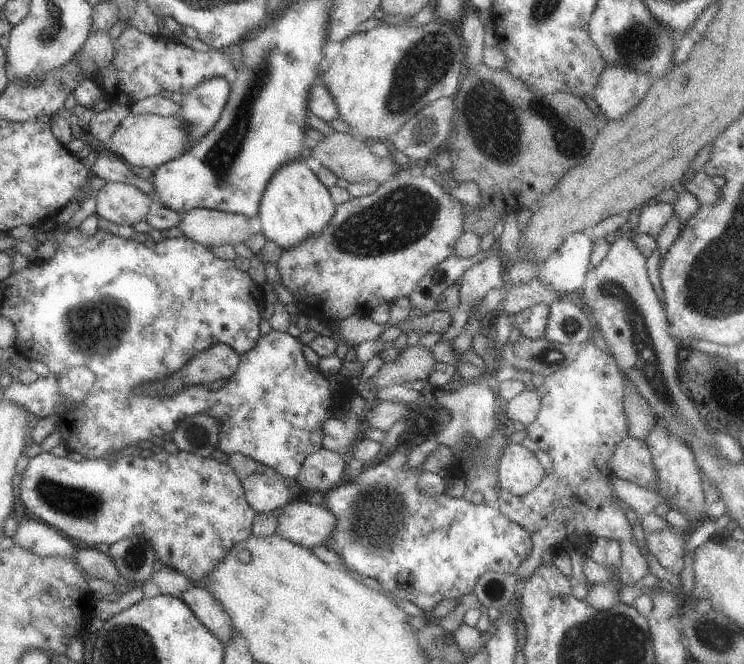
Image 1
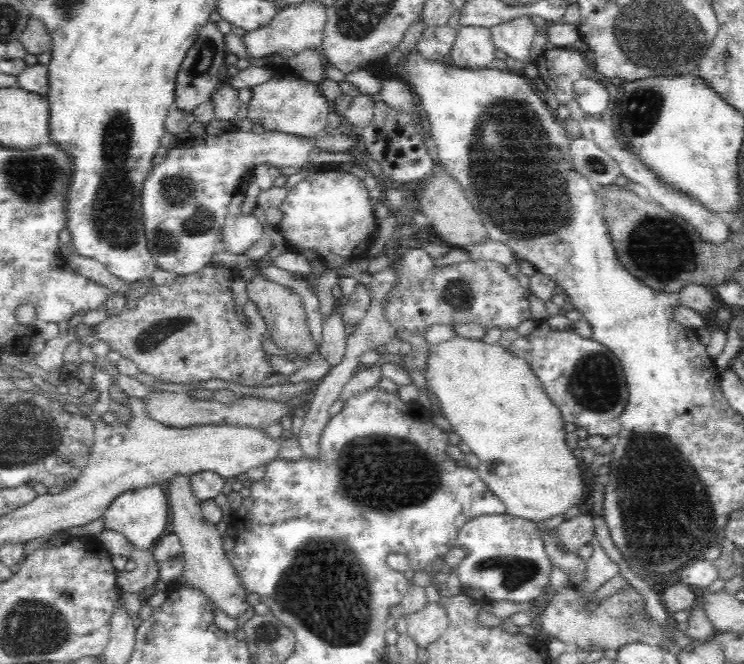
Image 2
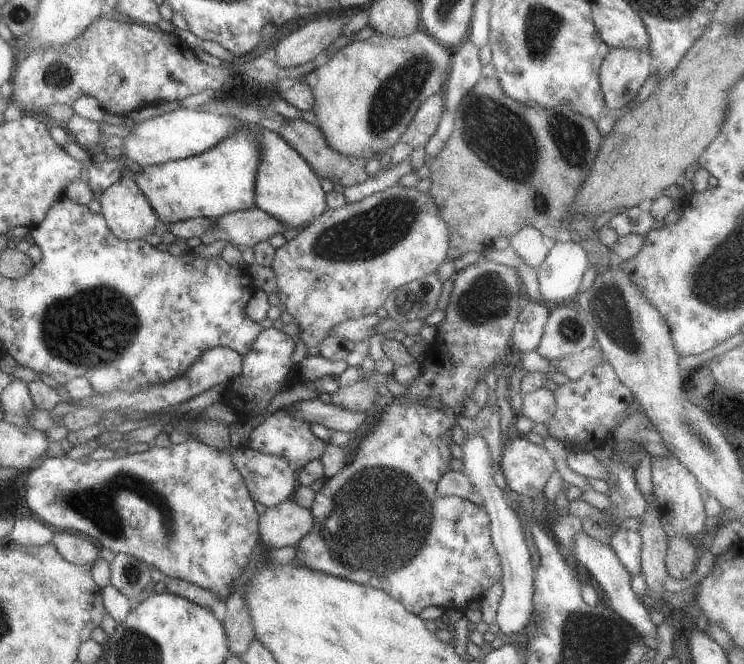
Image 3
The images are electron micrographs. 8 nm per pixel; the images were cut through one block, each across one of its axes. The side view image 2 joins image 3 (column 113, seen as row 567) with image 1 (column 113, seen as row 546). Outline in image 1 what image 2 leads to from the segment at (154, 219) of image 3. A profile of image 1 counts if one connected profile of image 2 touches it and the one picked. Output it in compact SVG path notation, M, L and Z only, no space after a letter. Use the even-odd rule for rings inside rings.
M108 181L96 193L96 213L116 224L132 226L157 206L148 193L130 183Z

